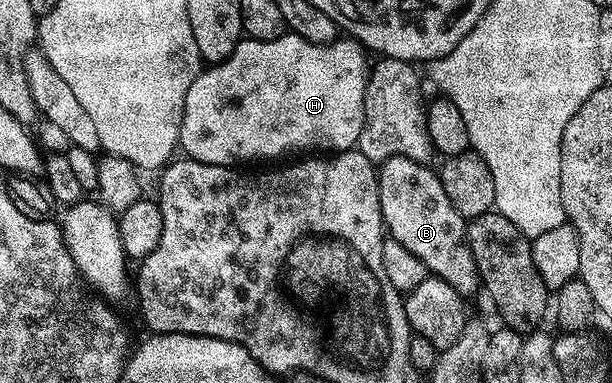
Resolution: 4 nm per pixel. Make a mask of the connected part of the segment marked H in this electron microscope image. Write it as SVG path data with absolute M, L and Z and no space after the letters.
M286 32L282 38L266 42L254 38L238 42L227 60L202 69L195 84L187 88L179 139L180 149L185 149L184 157L203 164L236 167L241 164L237 162L281 158L296 150L340 152L354 149L365 123L365 86L369 82L369 70L361 43L344 37L323 44Z

